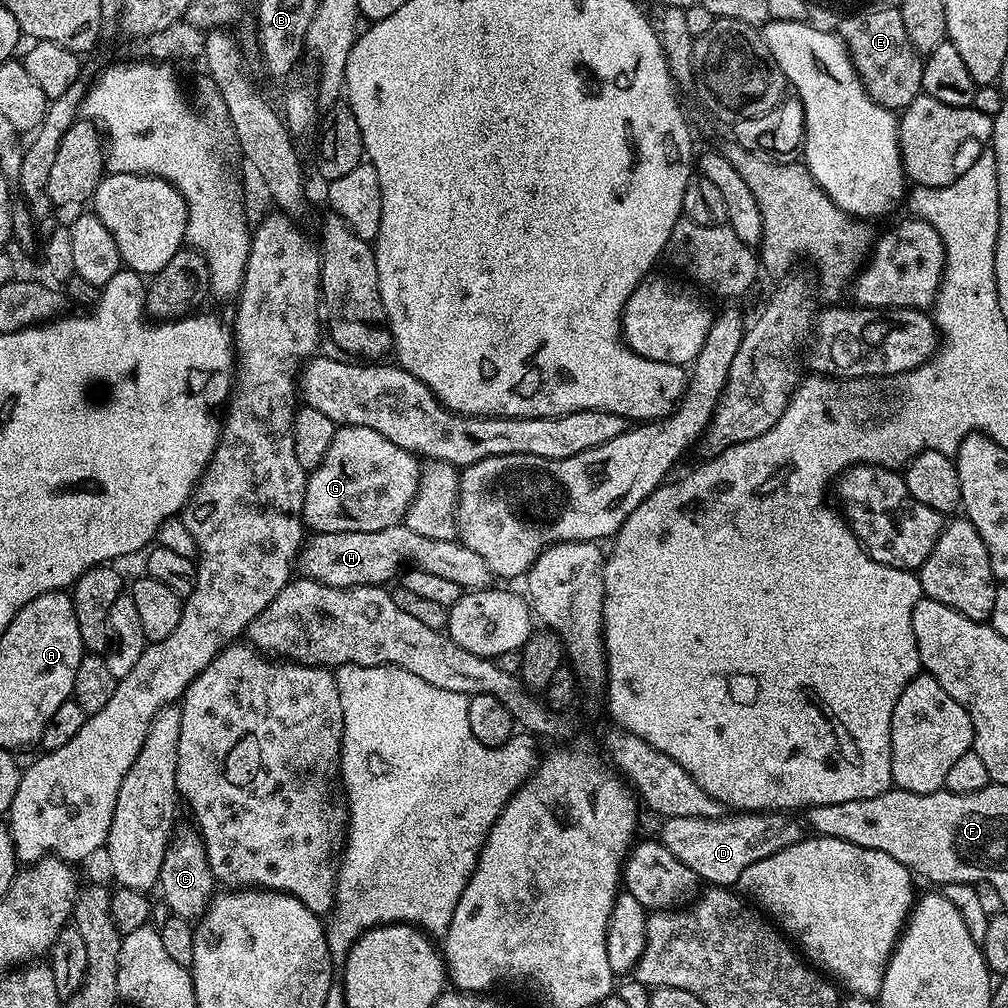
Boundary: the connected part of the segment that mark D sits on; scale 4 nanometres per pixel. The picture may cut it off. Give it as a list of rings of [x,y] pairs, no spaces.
[[[783,811],[767,814],[728,814],[723,818],[707,820],[706,818],[667,817],[658,833],[660,843],[666,850],[682,862],[701,880],[712,886],[739,885],[742,870],[754,866],[762,858],[778,850],[788,848],[802,839],[800,824],[795,815]]]

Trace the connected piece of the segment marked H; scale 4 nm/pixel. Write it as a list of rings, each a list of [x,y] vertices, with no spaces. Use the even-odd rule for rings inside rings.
[[[402,522],[373,532],[317,532],[305,539],[298,557],[301,577],[335,588],[357,588],[367,584],[384,586],[389,583],[387,580],[395,581],[405,566],[421,568],[426,574],[439,574],[449,582],[458,582],[461,590],[489,587],[490,573],[478,554],[456,540],[422,538]]]

